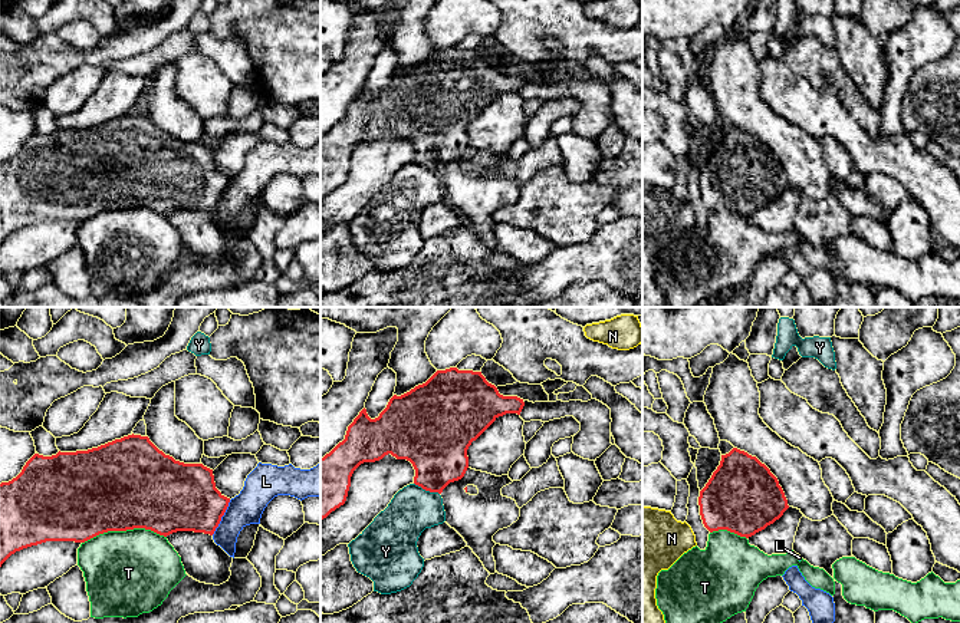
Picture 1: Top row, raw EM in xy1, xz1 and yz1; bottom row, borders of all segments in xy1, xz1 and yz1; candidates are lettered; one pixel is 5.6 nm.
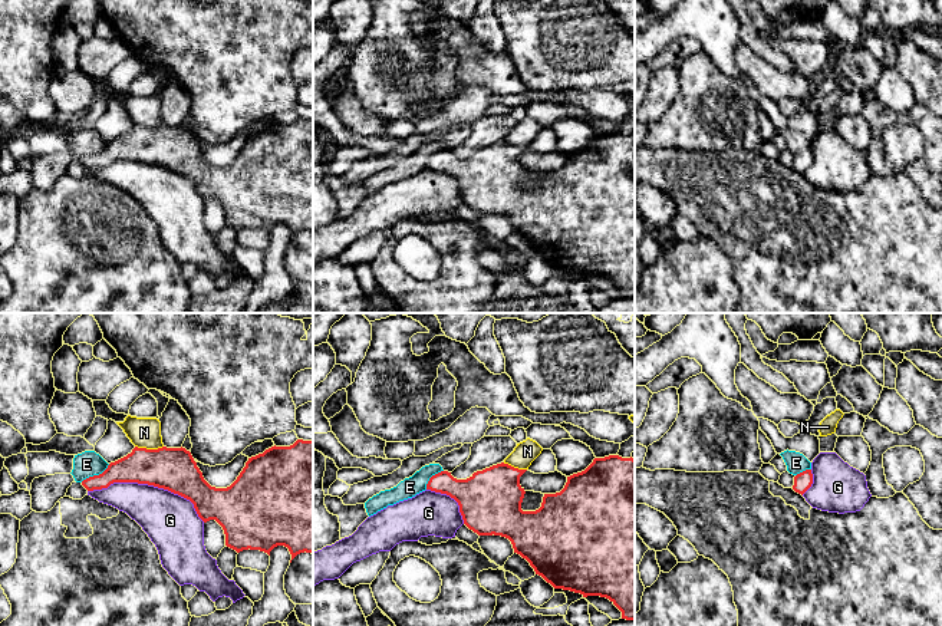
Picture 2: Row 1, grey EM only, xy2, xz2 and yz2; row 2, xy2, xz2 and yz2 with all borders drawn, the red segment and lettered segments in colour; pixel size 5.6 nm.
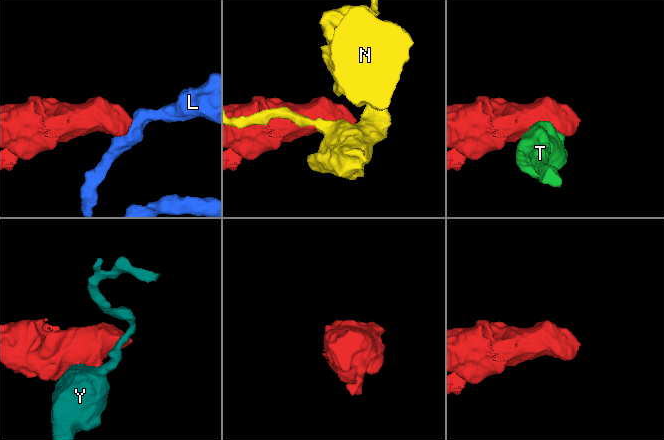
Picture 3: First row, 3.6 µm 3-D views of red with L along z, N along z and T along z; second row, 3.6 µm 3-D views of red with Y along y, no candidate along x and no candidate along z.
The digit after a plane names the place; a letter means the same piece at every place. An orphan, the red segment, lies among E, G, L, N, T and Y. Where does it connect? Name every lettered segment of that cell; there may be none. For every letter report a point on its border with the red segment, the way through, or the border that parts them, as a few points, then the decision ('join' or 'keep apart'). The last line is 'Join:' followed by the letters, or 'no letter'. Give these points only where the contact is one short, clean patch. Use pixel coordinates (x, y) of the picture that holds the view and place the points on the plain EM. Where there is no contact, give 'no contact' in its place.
E: meets red in xy2 at (95, 154); border along xy2 (109, 142), (101, 151), (81, 160); keep apart
G: meets red in xy2 at (150, 162); keep apart
L: meets red in xy1 at (222, 194); border along xy1 (230, 178), (219, 204), (211, 213); keep apart
N: meets red in xy2 at (150, 128); border along xy2 (135, 124), (147, 127), (162, 125); keep apart
T: meets red in xy1 at (124, 208); keep apart
Y: meets red in xz1 at (427, 168); keep apart
Join: no letter

